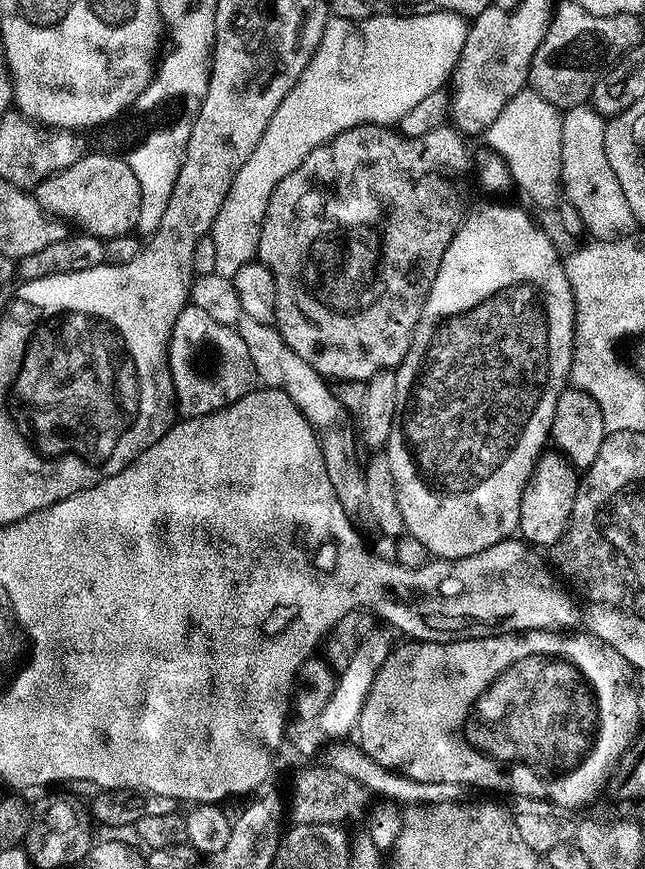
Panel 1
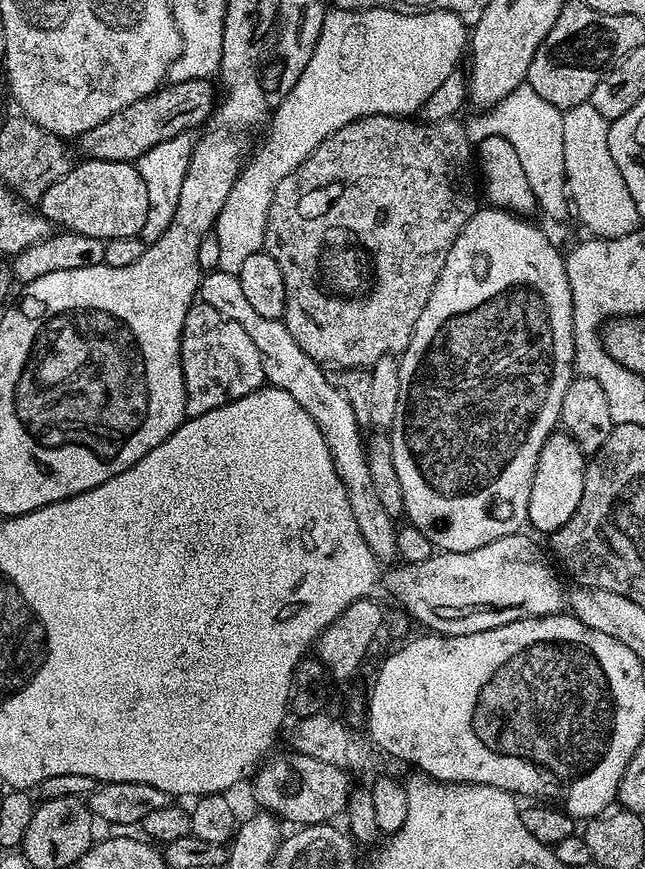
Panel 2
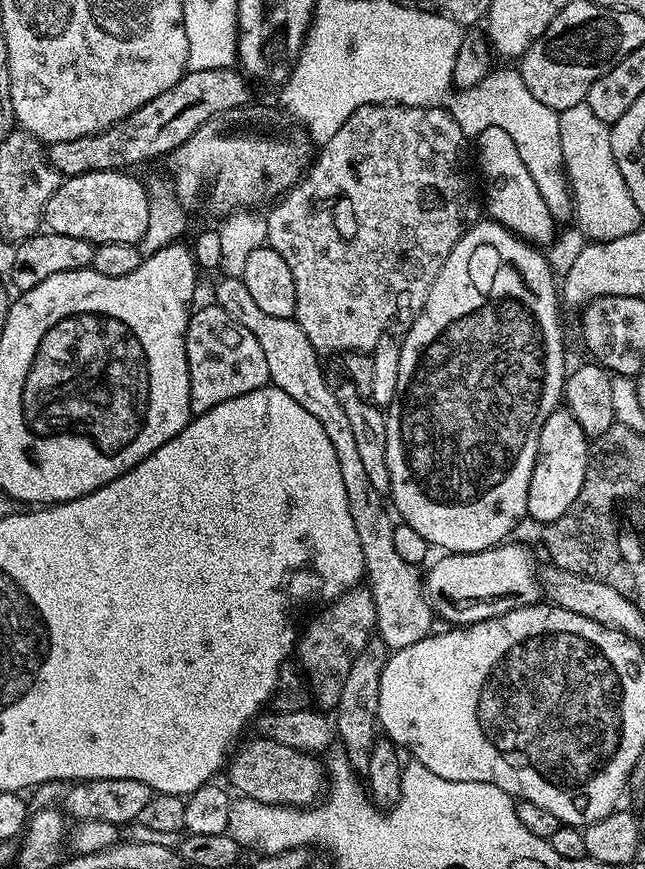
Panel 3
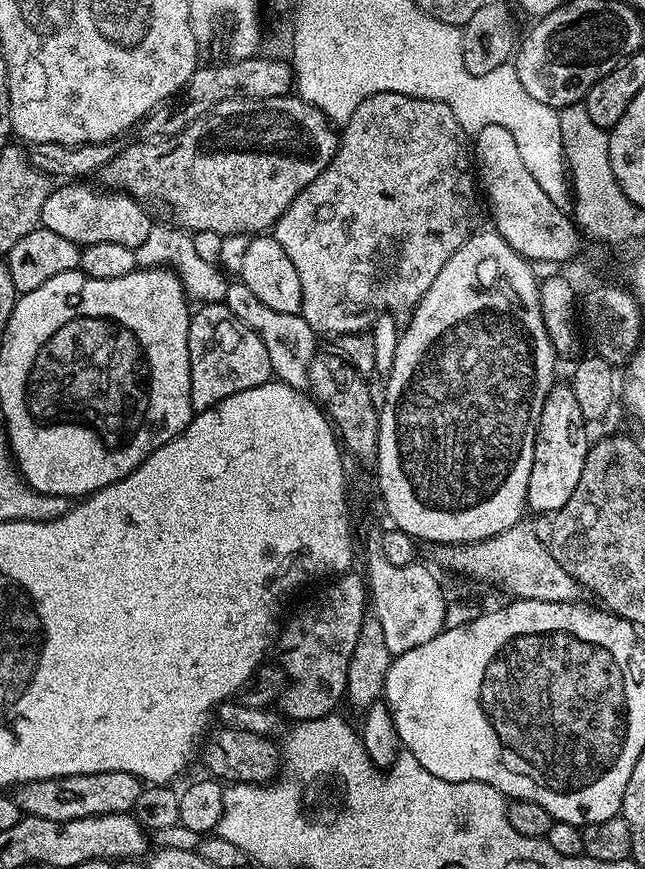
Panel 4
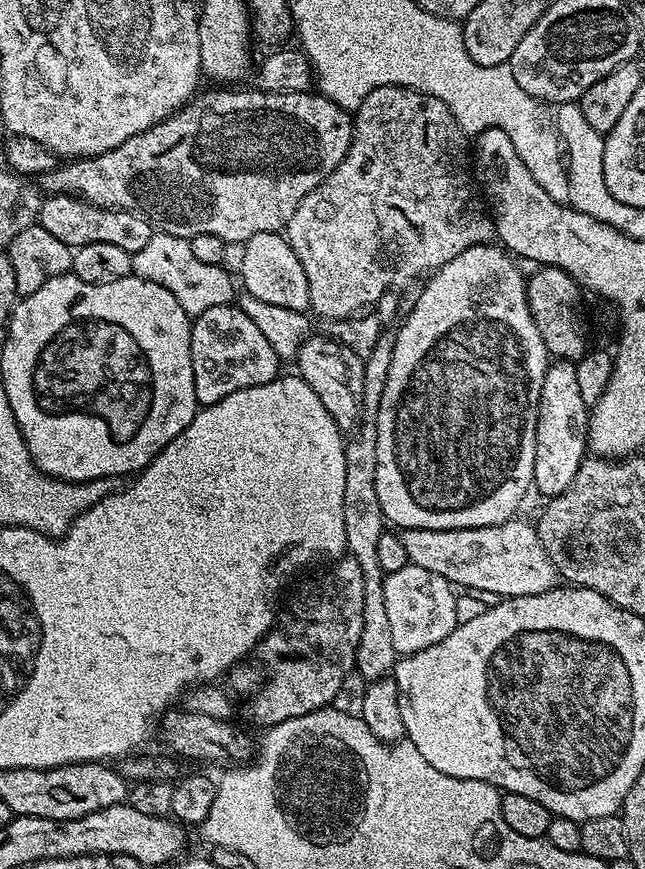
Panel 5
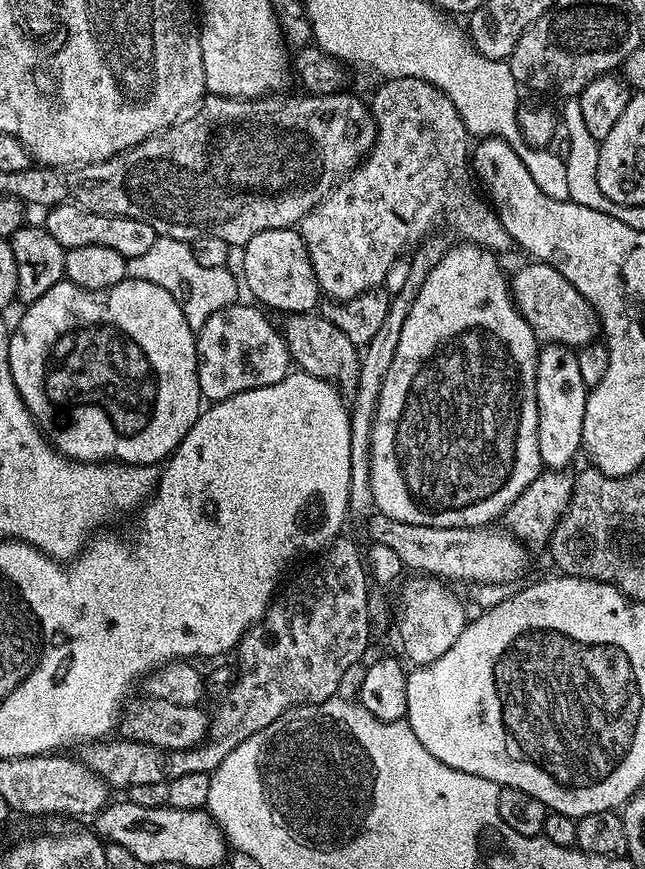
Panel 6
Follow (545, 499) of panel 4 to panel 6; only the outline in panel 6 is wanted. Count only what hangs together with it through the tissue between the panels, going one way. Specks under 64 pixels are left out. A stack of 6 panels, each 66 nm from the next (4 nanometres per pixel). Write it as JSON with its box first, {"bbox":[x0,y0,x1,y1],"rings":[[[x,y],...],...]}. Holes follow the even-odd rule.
{"bbox":[536,344,589,470],"rings":[[[547,344],[539,349],[536,358],[536,401],[540,417],[538,418],[538,450],[540,462],[548,470],[564,470],[582,448],[582,418],[586,418],[586,398],[589,389],[582,382],[582,373],[578,367],[578,358],[573,349],[563,344]]]}

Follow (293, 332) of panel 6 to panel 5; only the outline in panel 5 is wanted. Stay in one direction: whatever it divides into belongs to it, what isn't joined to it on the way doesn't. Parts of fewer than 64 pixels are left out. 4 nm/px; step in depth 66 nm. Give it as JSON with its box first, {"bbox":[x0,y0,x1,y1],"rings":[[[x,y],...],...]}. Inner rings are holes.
{"bbox":[294,334,365,434],"rings":[[[328,334],[309,335],[300,347],[300,352],[294,357],[294,364],[300,367],[300,379],[306,381],[314,394],[318,394],[322,406],[326,406],[330,418],[334,418],[344,434],[354,433],[362,418],[364,361],[365,357],[354,354],[350,346],[340,344]]]}

